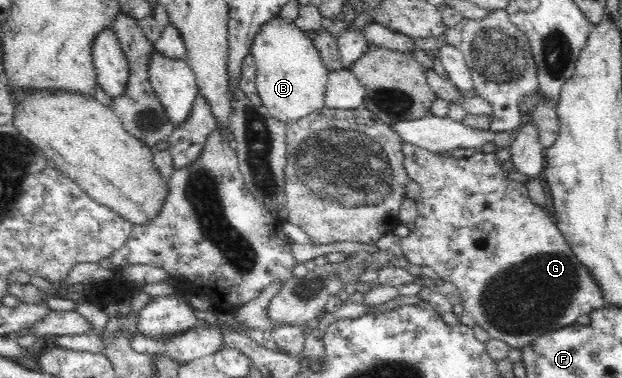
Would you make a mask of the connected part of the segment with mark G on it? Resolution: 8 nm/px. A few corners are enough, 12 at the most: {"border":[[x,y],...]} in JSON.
{"border":[[402,144],[410,265],[510,348],[606,307],[495,152]]}

